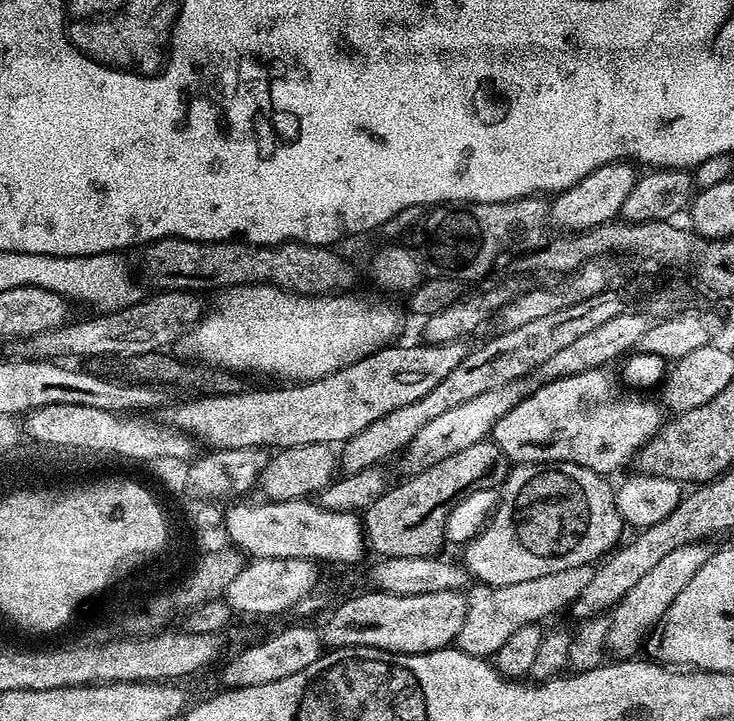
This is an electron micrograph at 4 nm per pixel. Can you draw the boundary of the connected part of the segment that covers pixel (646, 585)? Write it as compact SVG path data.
M697 542L670 550L670 554L666 554L666 558L658 561L634 585L634 590L630 590L630 594L626 594L620 599L619 604L610 614L611 624L607 643L607 647L612 652L613 650L617 652L617 657L632 658L639 653L636 651L639 650L644 635L652 627L653 631L663 621L666 610L674 602L674 598L678 598L678 594L682 594L686 582L690 582L690 578L694 578L694 574L698 574L698 570L702 570L702 566L706 566L706 562L712 557L714 548L713 545L708 544L710 543Z

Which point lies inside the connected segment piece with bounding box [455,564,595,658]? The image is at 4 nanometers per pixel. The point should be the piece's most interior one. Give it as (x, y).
(495, 614)

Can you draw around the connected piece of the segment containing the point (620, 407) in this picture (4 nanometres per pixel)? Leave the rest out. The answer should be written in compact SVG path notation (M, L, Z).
M594 368L542 385L498 418L492 428L492 443L517 465L559 462L581 464L601 474L618 471L660 431L662 408L639 391L622 390L617 377L608 374Z

